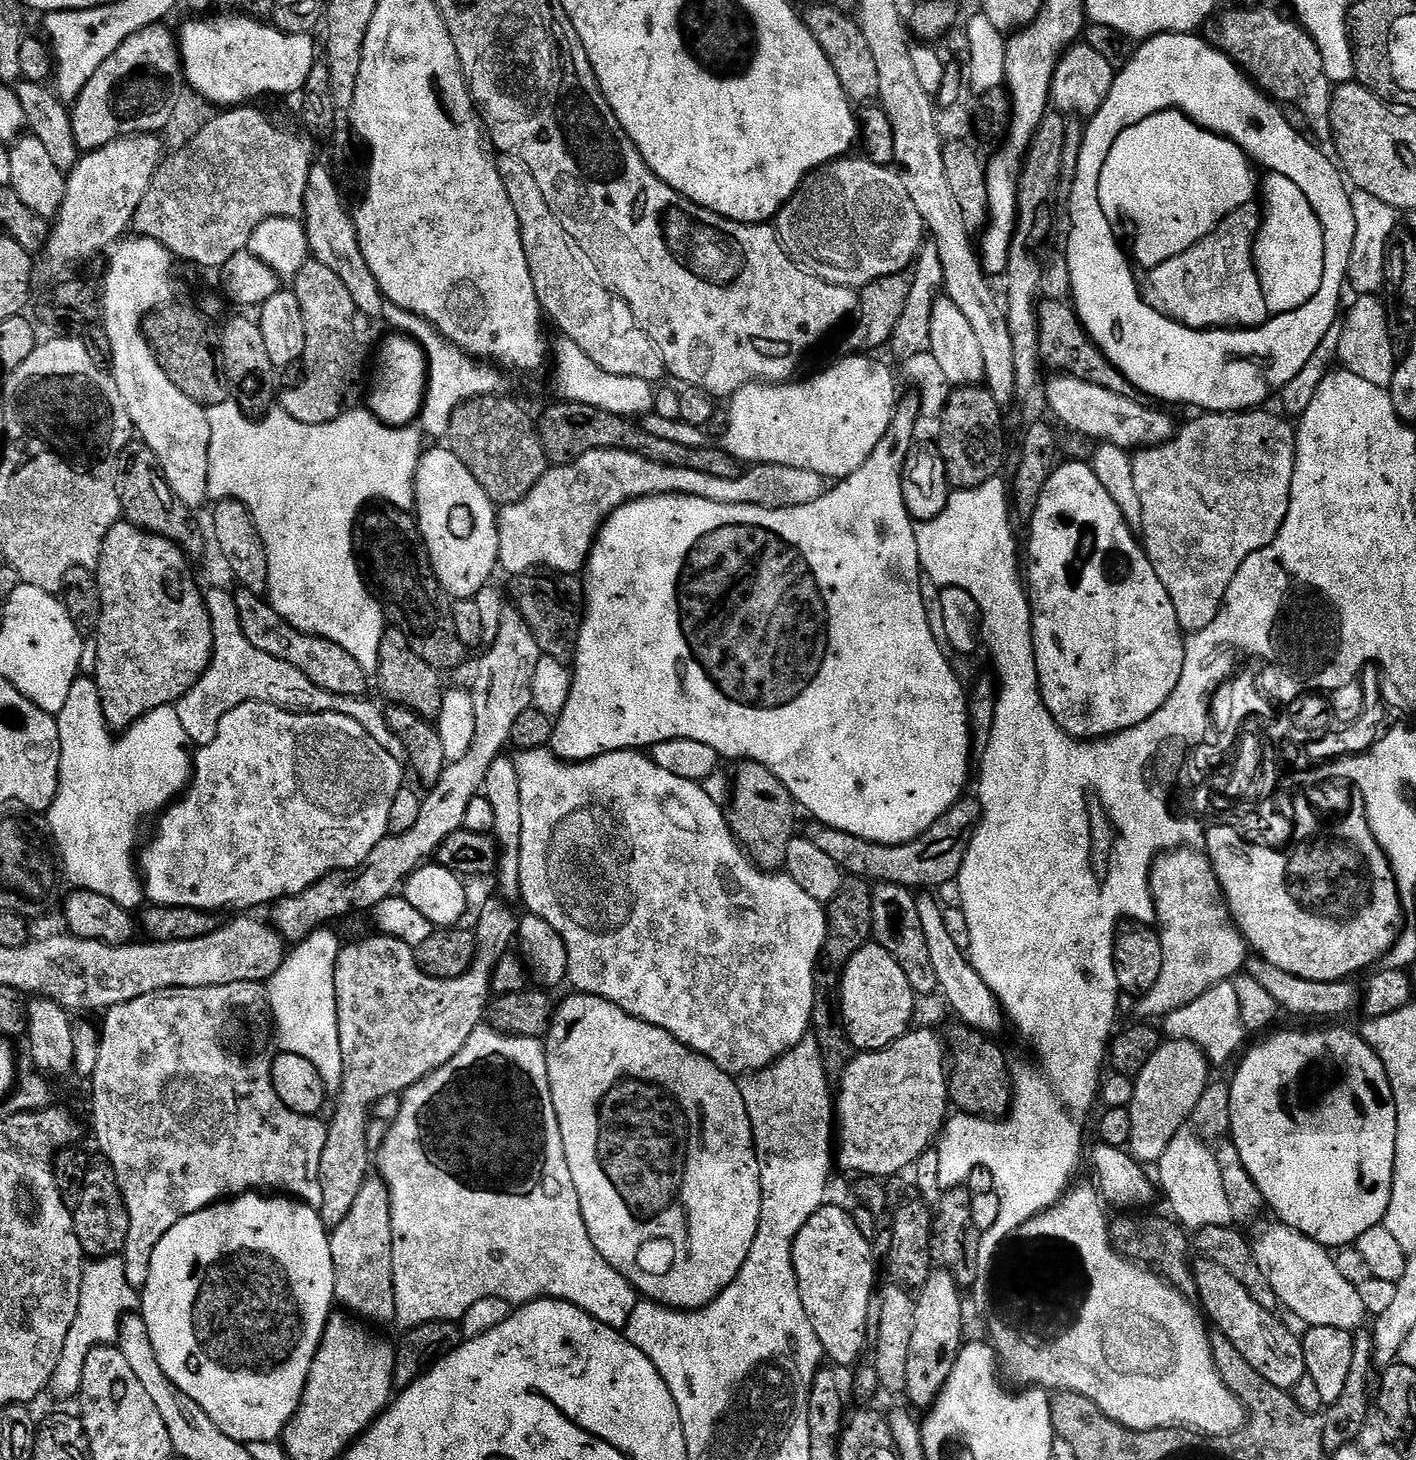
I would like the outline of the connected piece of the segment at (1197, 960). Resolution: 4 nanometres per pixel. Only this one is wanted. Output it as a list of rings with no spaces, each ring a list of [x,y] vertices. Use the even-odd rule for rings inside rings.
[[[1177,848],[1163,853],[1152,866],[1150,874],[1152,883],[1152,898],[1156,902],[1156,924],[1162,942],[1162,974],[1158,974],[1158,982],[1154,990],[1145,996],[1139,997],[1141,1017],[1164,1016],[1174,1014],[1190,1002],[1194,1002],[1206,990],[1216,984],[1231,981],[1245,971],[1250,949],[1244,940],[1244,935],[1238,930],[1232,912],[1224,897],[1222,886],[1214,874],[1214,866],[1209,862],[1203,851],[1195,848]]]

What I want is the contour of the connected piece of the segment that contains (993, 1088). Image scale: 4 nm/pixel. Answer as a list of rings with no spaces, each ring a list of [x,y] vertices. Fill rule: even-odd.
[[[956,1026],[952,1037],[947,1037],[950,1060],[954,1065],[949,1081],[949,1095],[953,1105],[956,1104],[966,1116],[985,1118],[1007,1117],[1014,1099],[1014,1075],[1008,1069],[1008,1056],[995,1044],[991,1035],[979,1032],[976,1028]]]

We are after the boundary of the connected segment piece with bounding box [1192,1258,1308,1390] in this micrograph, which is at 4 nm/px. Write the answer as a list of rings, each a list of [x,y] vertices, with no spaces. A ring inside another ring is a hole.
[[[1203,1258],[1197,1259],[1192,1273],[1196,1279],[1195,1295],[1200,1296],[1199,1307],[1202,1309],[1203,1315],[1214,1325],[1215,1331],[1225,1335],[1237,1347],[1242,1357],[1246,1358],[1246,1361],[1250,1362],[1251,1366],[1254,1366],[1254,1369],[1258,1370],[1258,1373],[1262,1374],[1267,1381],[1272,1382],[1278,1388],[1295,1389],[1308,1370],[1304,1361],[1304,1346],[1301,1337],[1295,1336],[1279,1320],[1276,1312],[1267,1312],[1265,1308],[1258,1306],[1258,1302],[1250,1294],[1250,1290],[1246,1290],[1246,1286],[1242,1286],[1242,1282],[1238,1282],[1238,1278],[1234,1278],[1234,1274],[1230,1274],[1230,1270],[1218,1266],[1218,1262]]]

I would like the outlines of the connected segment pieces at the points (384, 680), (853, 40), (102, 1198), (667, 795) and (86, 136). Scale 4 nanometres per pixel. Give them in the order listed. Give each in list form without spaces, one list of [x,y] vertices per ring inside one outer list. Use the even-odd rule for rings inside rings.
[[[385,627],[378,658],[379,676],[380,688],[389,700],[389,705],[414,710],[423,720],[435,721],[439,717],[446,684],[440,681],[442,676],[437,668],[430,666],[430,662],[426,662],[418,654],[414,654],[414,646],[406,642],[406,634],[402,634],[402,630]]]
[[[827,2],[821,8],[812,8],[803,13],[804,25],[814,34],[818,46],[830,58],[830,66],[834,66],[834,74],[838,74],[838,82],[842,82],[842,90],[853,102],[876,102],[880,98],[878,86],[878,62],[874,62],[874,53],[866,42],[866,34],[862,34],[859,23],[848,17],[847,11],[831,8]]]
[[[97,1158],[89,1163],[78,1199],[80,1205],[74,1208],[74,1226],[85,1257],[120,1256],[130,1234],[130,1218],[124,1205],[124,1195],[116,1181],[116,1171],[108,1165],[107,1160]]]
[[[539,748],[529,752],[517,751],[514,759],[518,770],[518,790],[522,793],[519,899],[524,900],[531,915],[546,918],[546,922],[562,934],[568,955],[567,983],[573,984],[577,993],[609,1000],[614,1006],[626,1010],[626,1014],[665,1028],[675,1040],[702,1054],[733,1078],[771,1068],[778,1058],[806,1039],[812,1027],[816,964],[828,933],[825,905],[810,898],[810,894],[806,894],[806,890],[802,890],[802,886],[787,874],[759,868],[736,841],[725,809],[707,796],[703,783],[678,778],[678,774],[662,770],[662,766],[652,761],[651,755],[640,750],[611,752],[593,760],[565,762],[548,748]]]
[[[167,23],[152,24],[149,28],[138,30],[138,34],[130,34],[98,70],[94,70],[94,78],[86,82],[82,94],[78,97],[72,113],[72,129],[76,145],[81,153],[87,154],[106,146],[115,140],[123,140],[125,136],[147,136],[163,133],[163,128],[176,116],[180,108],[180,99],[186,93],[184,65],[180,62],[178,36],[168,29]]]

